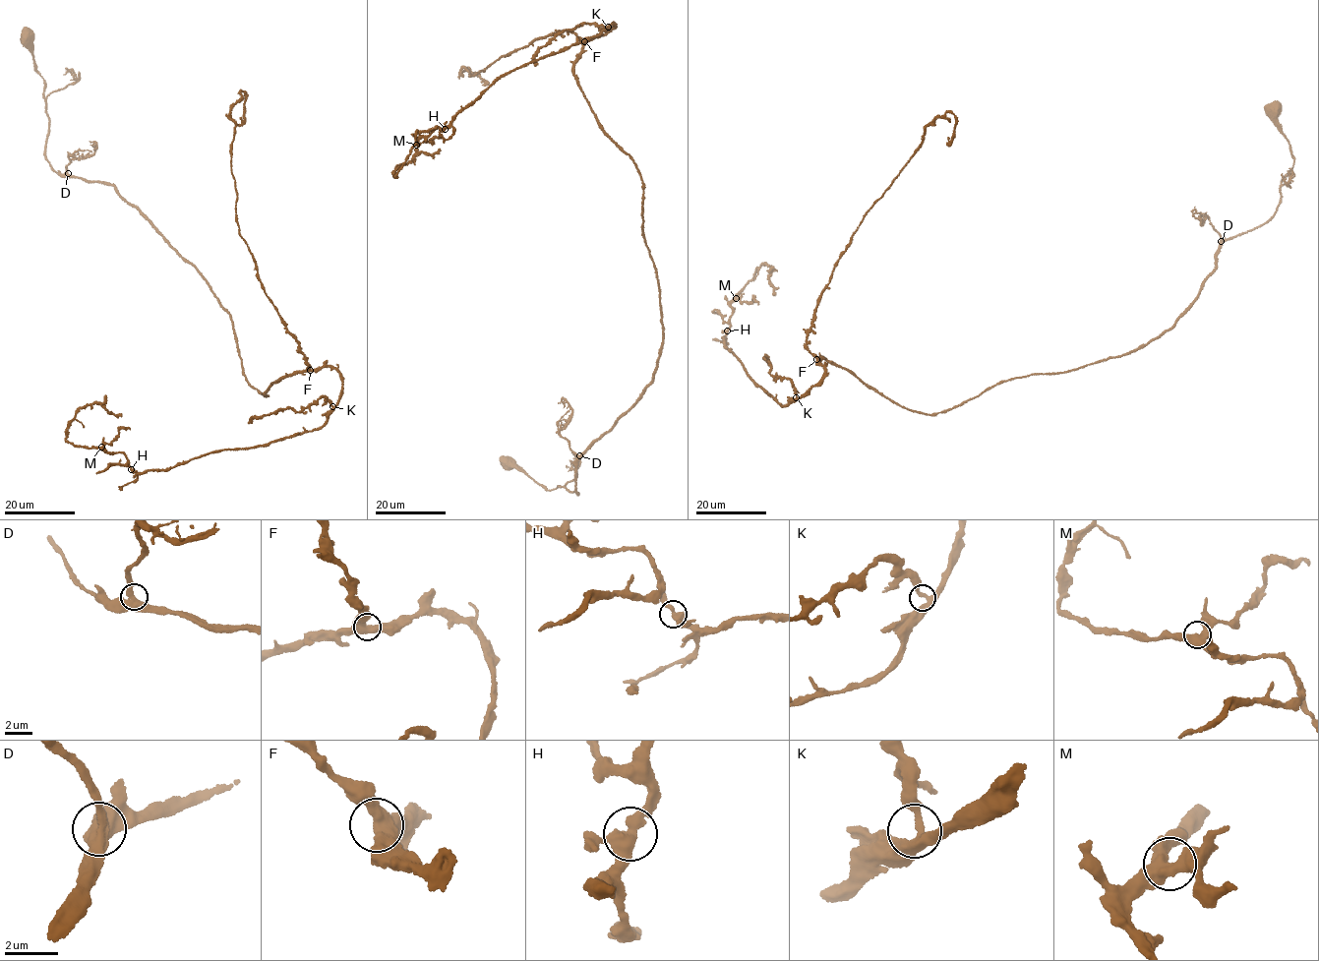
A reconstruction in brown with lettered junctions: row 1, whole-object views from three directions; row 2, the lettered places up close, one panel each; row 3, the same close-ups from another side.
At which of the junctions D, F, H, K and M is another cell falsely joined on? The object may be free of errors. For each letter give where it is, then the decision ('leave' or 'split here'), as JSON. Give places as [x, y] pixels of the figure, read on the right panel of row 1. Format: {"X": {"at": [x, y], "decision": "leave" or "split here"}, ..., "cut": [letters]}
{"D": {"at": [1221, 241], "decision": "leave"}, "F": {"at": [816, 359], "decision": "leave"}, "H": {"at": [727, 330], "decision": "leave"}, "K": {"at": [796, 397], "decision": "leave"}, "M": {"at": [736, 298], "decision": "leave"}, "cut": []}

